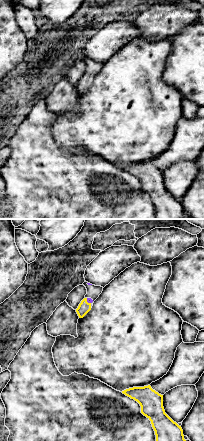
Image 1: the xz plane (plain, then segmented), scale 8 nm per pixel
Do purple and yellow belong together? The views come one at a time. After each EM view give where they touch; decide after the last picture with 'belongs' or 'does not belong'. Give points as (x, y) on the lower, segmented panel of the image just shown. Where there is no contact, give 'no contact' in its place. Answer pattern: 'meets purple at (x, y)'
meets purple at (87, 301)

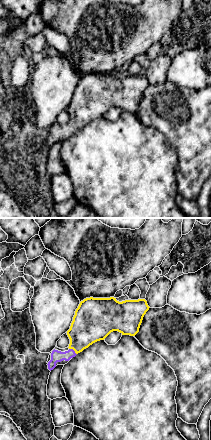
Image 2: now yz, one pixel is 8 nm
meets purple at (73, 350)

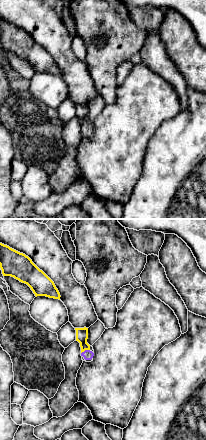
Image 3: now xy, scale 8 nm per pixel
meets purple at (85, 350)

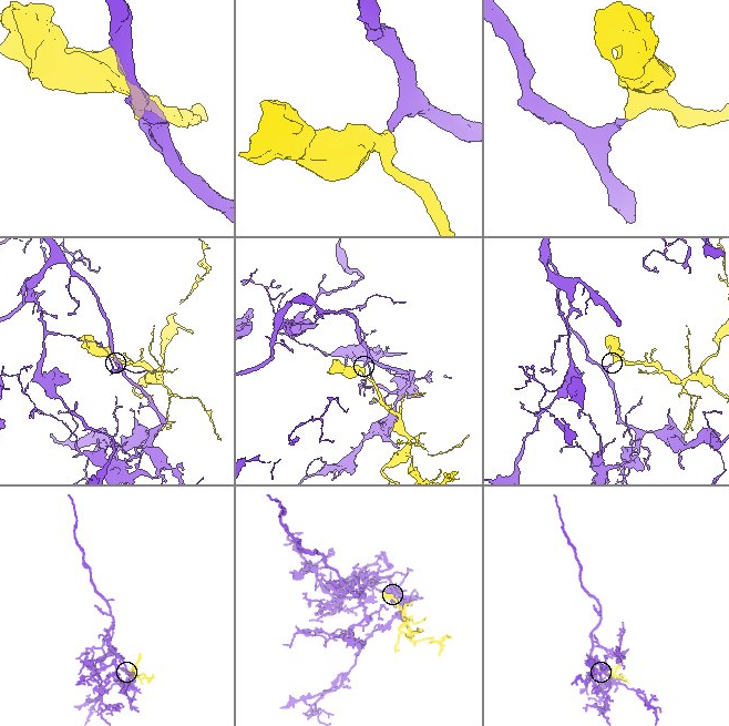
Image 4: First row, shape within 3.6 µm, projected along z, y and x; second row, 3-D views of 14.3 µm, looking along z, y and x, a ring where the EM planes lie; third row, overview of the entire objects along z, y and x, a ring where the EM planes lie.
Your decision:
belongs

